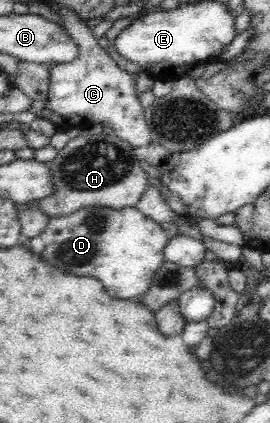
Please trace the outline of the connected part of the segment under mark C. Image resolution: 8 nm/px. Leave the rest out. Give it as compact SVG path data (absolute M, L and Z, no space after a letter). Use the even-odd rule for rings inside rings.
M68 16L66 18L67 33L79 46L76 60L67 63L57 63L48 73L48 92L41 99L32 99L27 109L34 118L50 120L56 124L56 116L66 116L68 124L73 129L86 128L92 122L104 122L114 128L118 138L126 141L132 147L148 146L151 134L147 129L145 112L140 108L138 100L132 96L132 77L126 71L120 70L114 60L99 47L98 41L91 35L90 27L84 25L84 20Z

